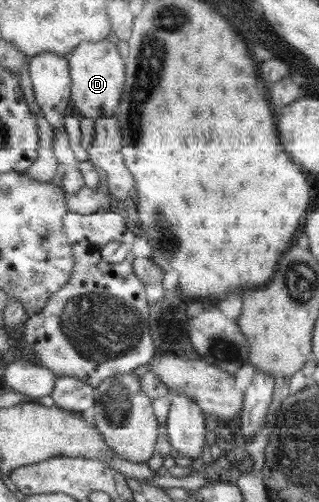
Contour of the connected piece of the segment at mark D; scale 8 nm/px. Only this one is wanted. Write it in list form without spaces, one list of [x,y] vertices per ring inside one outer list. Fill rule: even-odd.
[[[109,37],[98,42],[82,42],[76,49],[68,55],[71,66],[71,99],[75,103],[75,111],[81,116],[86,116],[97,120],[98,118],[111,118],[118,115],[124,87],[126,87],[126,63],[120,57],[117,49],[117,40]]]

